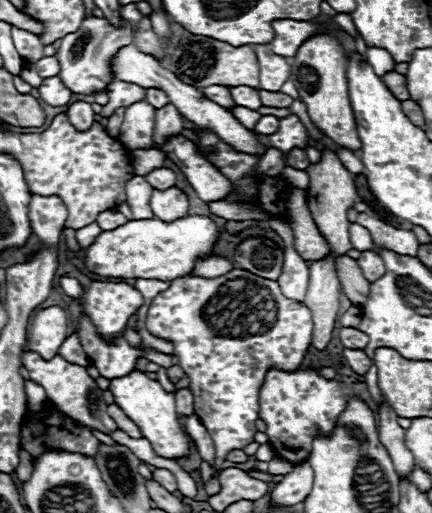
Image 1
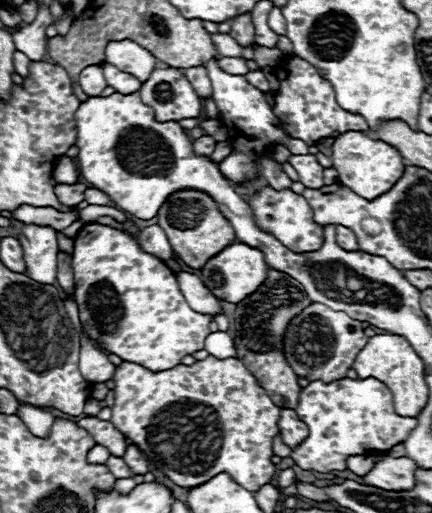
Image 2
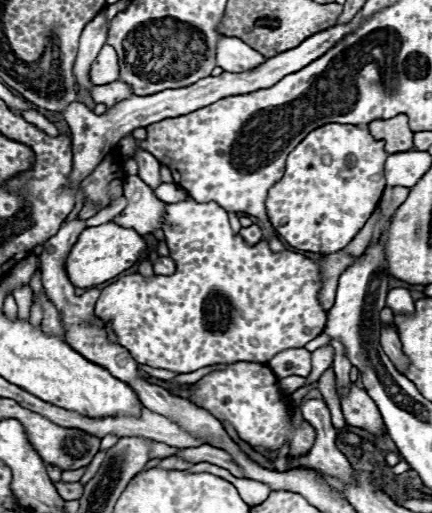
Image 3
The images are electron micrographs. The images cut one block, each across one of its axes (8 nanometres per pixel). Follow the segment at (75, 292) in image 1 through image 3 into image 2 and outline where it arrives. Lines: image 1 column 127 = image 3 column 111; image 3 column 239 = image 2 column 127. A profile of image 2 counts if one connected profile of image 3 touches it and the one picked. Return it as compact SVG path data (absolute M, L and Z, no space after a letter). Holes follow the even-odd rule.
M84 224L74 238L72 270L74 300L80 310L80 320L88 336L96 340L98 348L116 354L126 362L140 364L152 372L170 370L178 366L184 356L204 350L204 340L210 334L208 324L212 322L212 316L192 310L178 288L176 274L160 258L144 252L138 242L122 230L104 224Z

